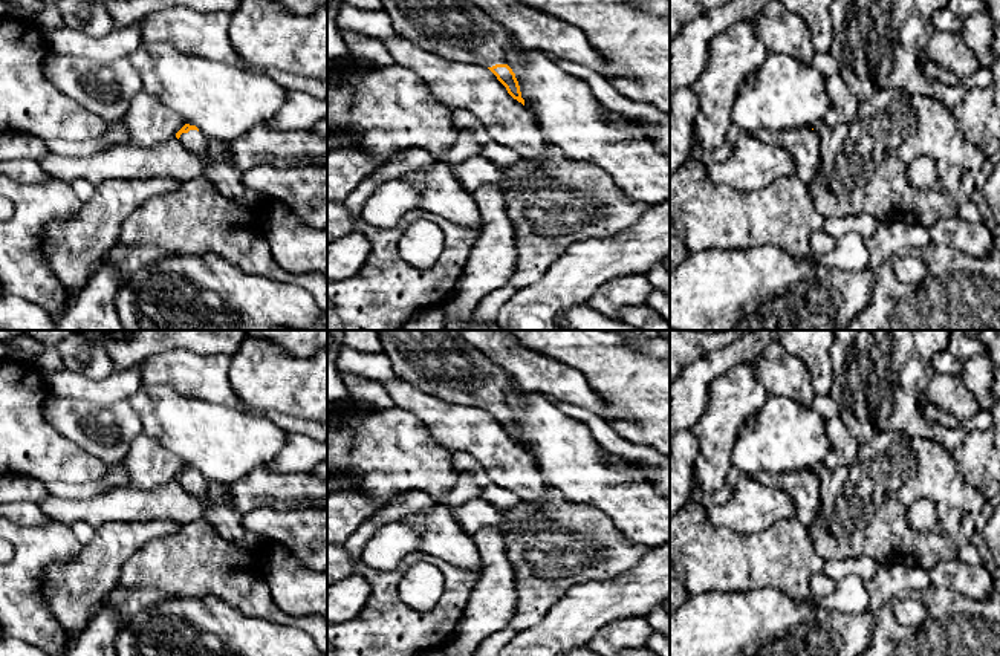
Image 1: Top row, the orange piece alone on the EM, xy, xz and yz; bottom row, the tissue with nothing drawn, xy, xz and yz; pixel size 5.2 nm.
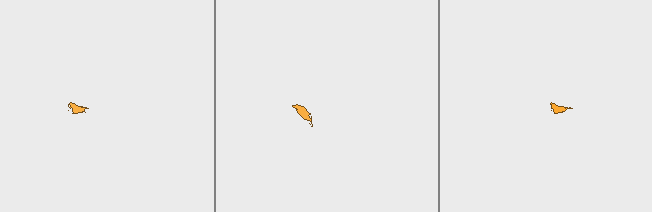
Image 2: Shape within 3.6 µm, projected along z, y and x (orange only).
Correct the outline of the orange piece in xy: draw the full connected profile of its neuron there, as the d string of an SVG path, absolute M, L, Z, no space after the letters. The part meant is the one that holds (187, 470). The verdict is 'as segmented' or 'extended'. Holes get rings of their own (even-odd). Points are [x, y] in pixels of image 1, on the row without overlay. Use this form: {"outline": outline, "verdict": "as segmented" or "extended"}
{"outline": "M185 466L176 476L176 480L190 494L209 502L203 518L211 523L225 540L237 546L268 547L271 544L269 538L249 532L243 526L243 515L232 506L226 486L219 486L206 480L196 468L190 466Z", "verdict": "extended"}

